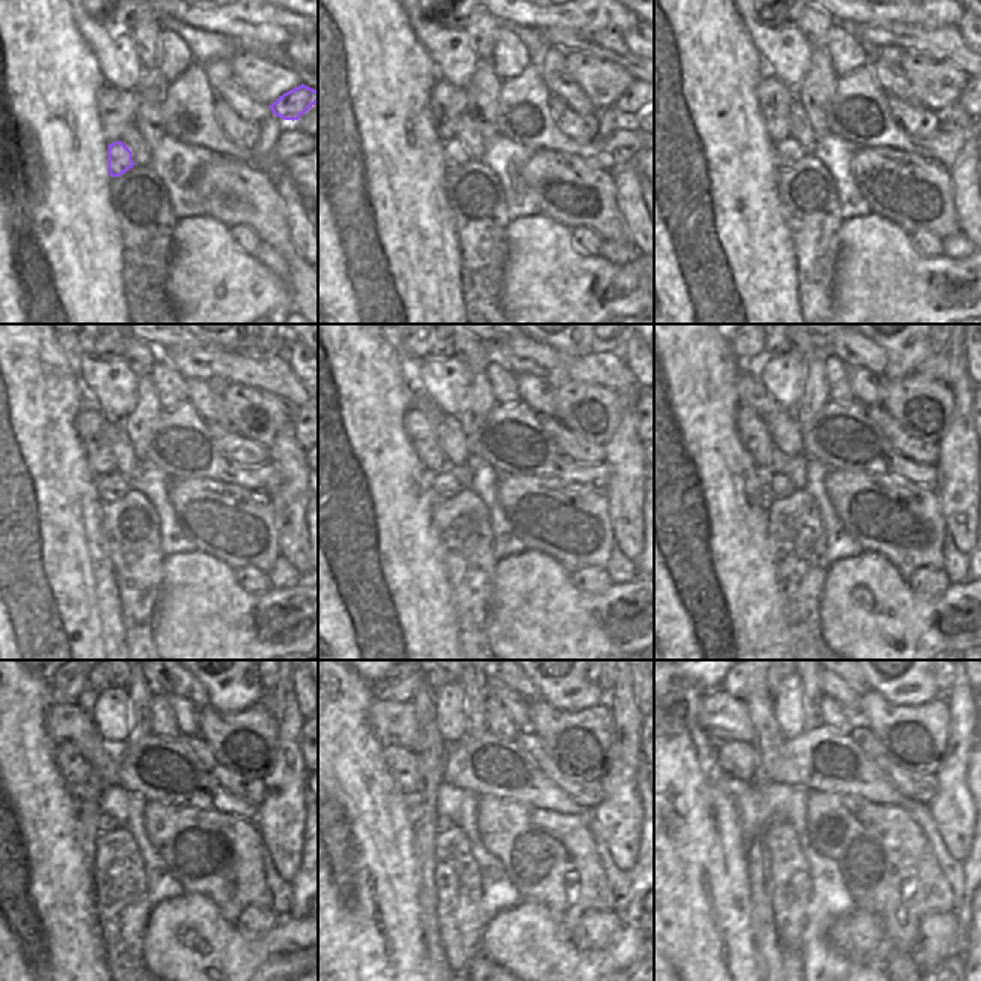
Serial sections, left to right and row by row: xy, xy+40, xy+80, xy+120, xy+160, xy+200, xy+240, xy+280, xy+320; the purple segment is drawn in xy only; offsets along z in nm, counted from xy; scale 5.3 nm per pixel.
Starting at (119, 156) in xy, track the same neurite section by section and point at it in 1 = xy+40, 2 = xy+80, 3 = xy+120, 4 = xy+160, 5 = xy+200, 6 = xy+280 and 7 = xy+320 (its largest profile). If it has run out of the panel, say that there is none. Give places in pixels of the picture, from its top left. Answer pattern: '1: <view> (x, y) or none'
1: xy+40 (455, 155)
2: xy+80 (786, 152)
3: xy+120 (113, 486)
4: xy+160 (443, 485)
5: xy+200 (779, 486)
6: xy+280 (441, 822)
7: xy+320 (776, 818)

